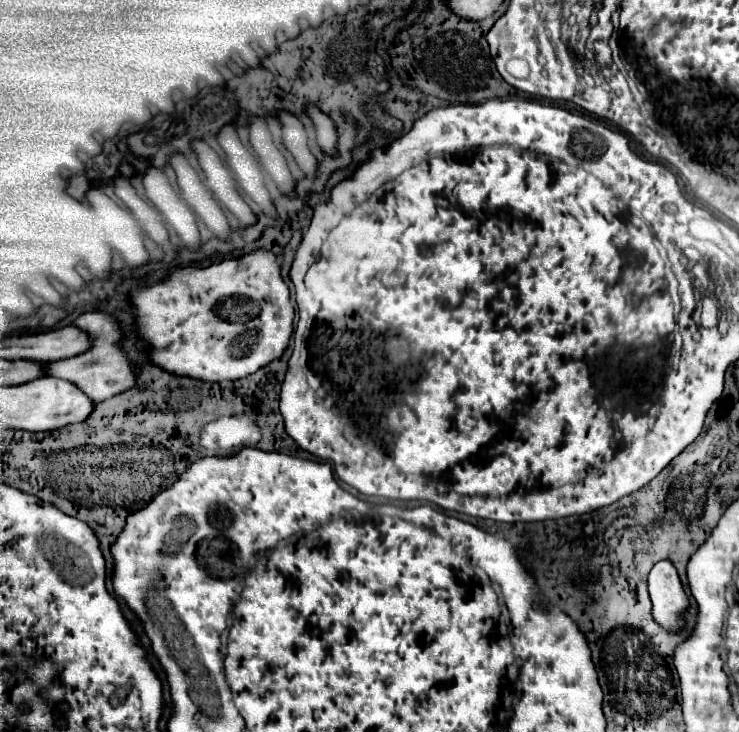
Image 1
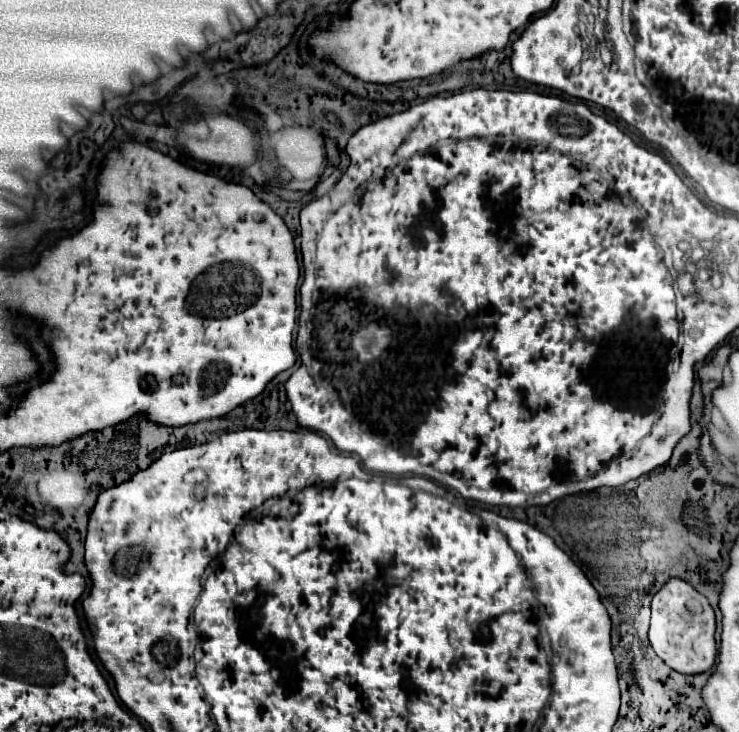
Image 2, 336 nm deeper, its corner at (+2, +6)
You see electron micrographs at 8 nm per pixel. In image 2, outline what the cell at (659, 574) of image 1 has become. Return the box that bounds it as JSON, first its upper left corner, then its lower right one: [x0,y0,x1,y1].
[648,579,716,675]

